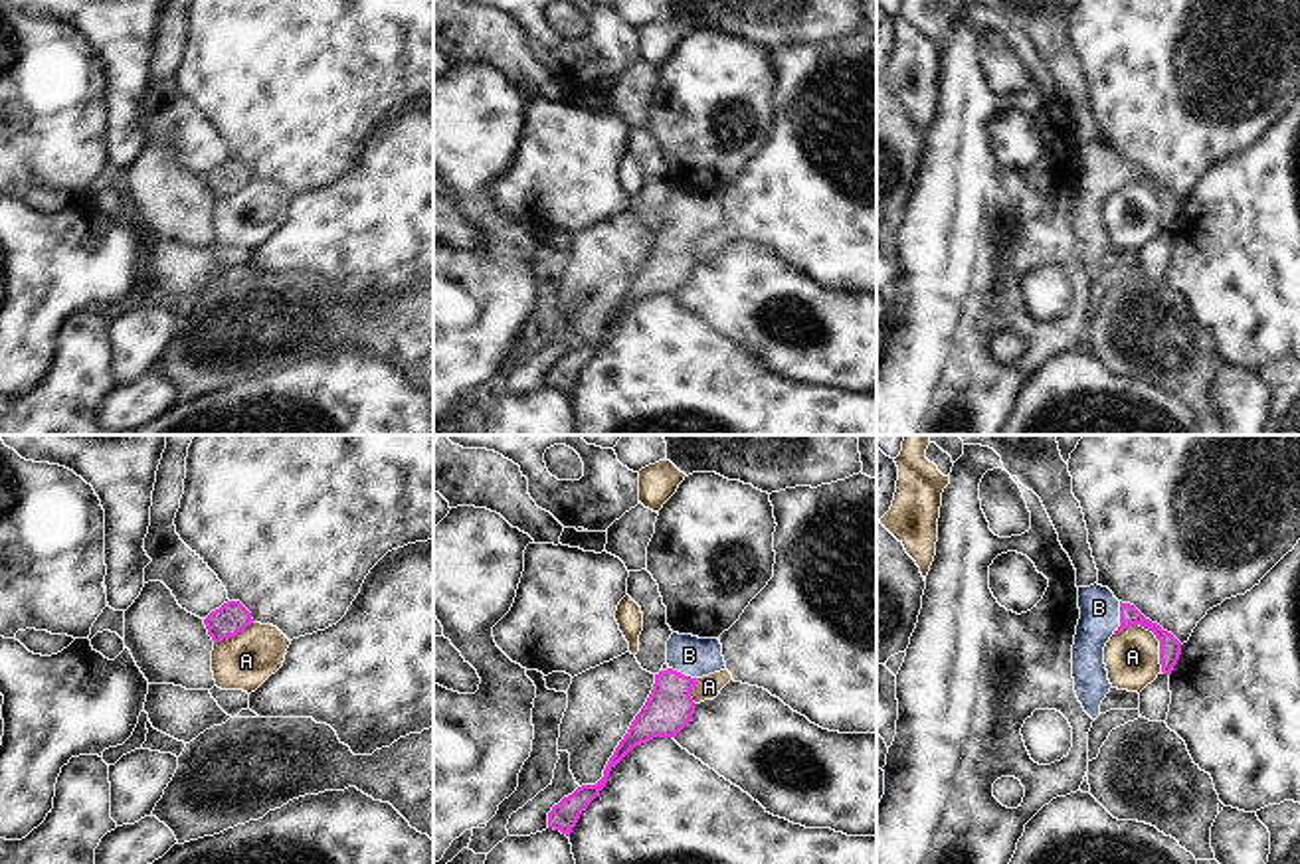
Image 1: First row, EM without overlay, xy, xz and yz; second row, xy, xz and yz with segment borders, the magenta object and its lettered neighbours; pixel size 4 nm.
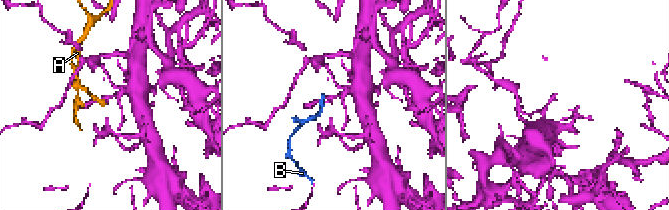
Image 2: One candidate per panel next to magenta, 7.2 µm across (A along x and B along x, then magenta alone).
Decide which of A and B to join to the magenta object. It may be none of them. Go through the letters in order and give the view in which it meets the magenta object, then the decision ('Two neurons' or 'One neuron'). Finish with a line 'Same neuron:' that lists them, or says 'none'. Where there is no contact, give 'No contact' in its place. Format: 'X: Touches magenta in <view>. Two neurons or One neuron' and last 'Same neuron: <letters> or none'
A: Touches magenta in yz. Two neurons
B: Touches magenta in yz. One neuron
Same neuron: B.

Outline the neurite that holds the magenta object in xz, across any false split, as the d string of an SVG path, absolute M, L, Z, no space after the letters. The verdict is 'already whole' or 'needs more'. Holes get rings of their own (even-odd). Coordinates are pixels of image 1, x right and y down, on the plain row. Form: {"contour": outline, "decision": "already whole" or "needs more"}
{"contour": "M673 190L667 198L667 227L655 231L653 247L609 314L596 342L582 342L548 370L548 386L570 393L580 372L605 344L609 328L635 304L653 295L675 295L693 275L691 247L696 237L726 225L718 196Z", "decision": "needs more"}

